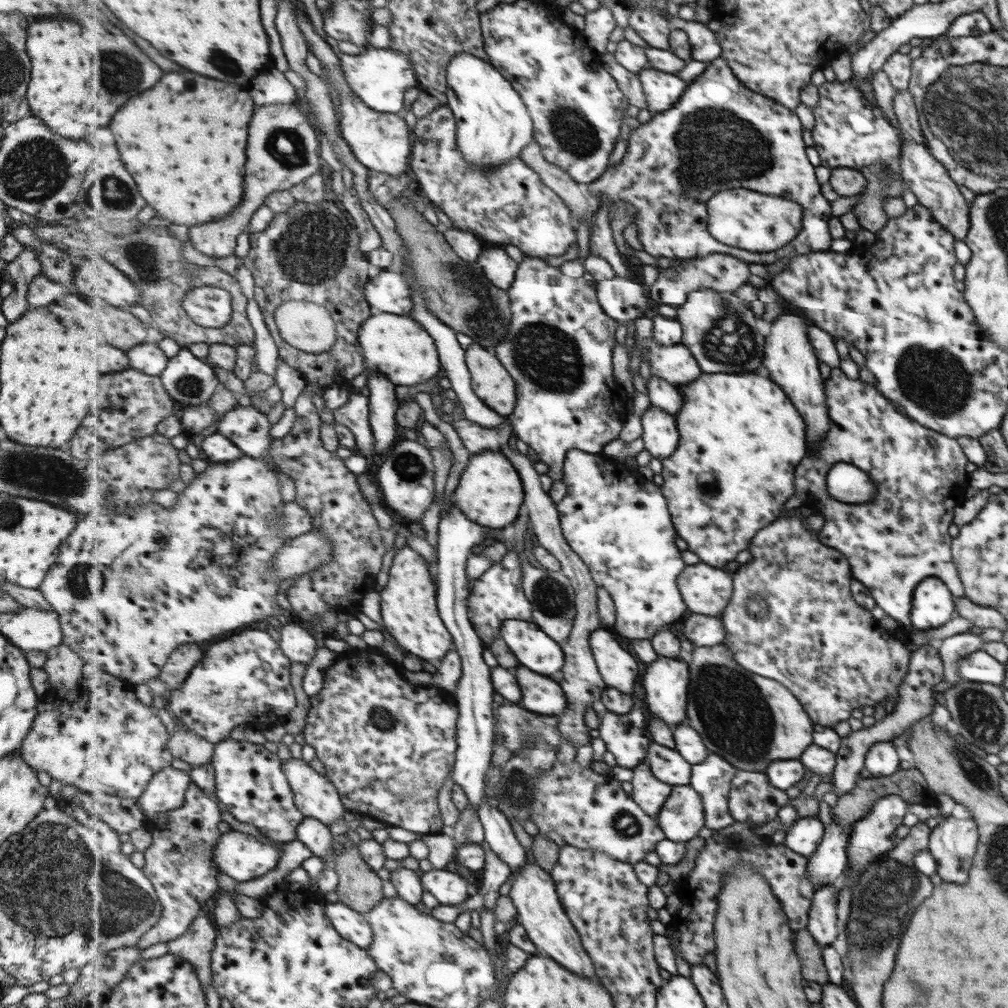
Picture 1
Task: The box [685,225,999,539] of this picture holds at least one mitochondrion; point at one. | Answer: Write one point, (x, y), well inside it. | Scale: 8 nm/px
(935, 381)

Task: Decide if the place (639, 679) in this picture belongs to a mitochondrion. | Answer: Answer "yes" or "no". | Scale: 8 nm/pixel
no

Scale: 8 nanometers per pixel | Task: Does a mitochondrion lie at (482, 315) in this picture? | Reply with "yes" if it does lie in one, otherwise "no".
yes

